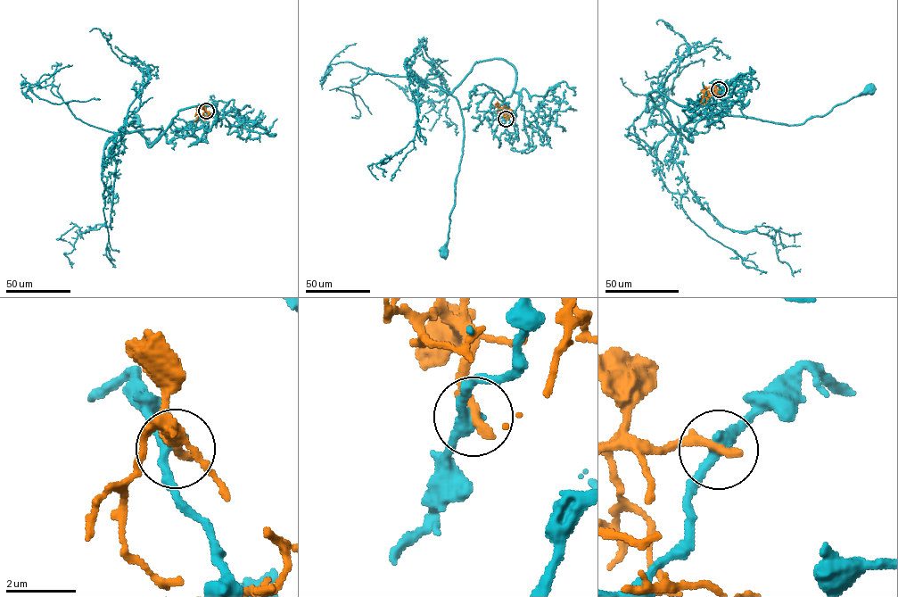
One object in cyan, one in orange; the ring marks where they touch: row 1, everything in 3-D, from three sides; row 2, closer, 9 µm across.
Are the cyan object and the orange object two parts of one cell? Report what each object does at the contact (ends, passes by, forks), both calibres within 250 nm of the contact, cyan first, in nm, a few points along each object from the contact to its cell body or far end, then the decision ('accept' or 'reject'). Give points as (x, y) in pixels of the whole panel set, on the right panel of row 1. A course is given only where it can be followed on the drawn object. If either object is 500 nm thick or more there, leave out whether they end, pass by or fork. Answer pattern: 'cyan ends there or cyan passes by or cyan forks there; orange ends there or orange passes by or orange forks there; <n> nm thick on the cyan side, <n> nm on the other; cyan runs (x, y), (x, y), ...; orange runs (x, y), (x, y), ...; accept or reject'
cyan passes by; orange ends there; 360 nm thick on the cyan side, 340 nm on the other; cyan runs (719, 89), (686, 106), (649, 95), (692, 142), (692, 120), (801, 125), (868, 90); orange runs (719, 89), (706, 87), (701, 102), (704, 104); reject

